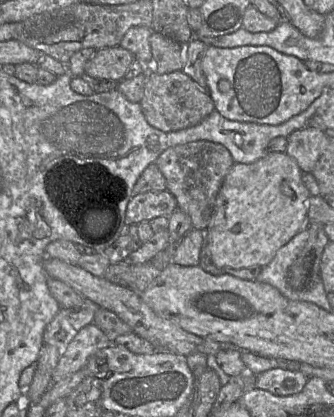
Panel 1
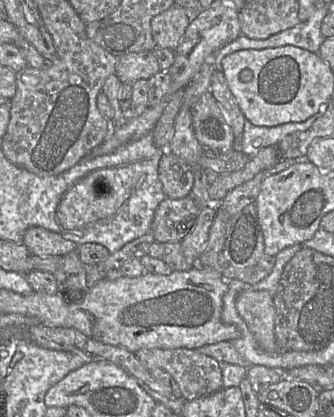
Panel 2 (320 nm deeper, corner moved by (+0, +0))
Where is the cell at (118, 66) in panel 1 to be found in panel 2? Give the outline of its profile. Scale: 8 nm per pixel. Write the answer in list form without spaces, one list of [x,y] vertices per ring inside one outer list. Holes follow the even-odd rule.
[[[152,50],[132,52],[120,56],[115,74],[122,83],[134,83],[139,79],[148,80],[160,70],[157,57]]]

